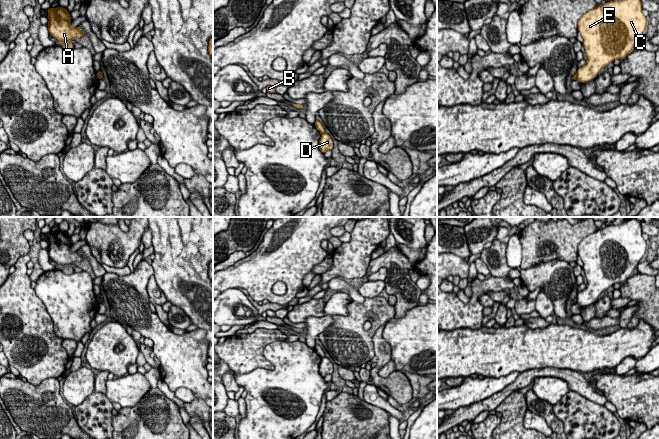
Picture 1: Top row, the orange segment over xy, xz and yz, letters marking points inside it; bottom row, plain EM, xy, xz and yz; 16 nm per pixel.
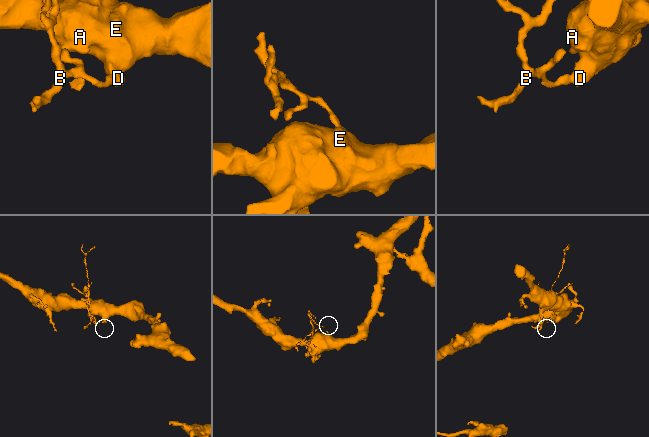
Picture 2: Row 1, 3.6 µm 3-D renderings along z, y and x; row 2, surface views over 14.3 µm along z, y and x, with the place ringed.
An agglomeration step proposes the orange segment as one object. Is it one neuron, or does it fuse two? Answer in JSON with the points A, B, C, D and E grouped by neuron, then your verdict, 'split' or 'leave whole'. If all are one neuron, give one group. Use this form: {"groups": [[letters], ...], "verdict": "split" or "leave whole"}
{"groups": [["A", "C", "D", "E"], ["B"]], "verdict": "split"}

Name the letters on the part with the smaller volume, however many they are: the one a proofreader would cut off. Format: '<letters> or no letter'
B

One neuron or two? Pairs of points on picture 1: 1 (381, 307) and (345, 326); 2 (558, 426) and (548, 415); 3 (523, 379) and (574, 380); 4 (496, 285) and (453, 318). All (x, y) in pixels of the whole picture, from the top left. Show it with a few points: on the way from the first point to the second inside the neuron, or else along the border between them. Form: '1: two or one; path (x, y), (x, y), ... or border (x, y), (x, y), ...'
1: one; path (372, 307), (366, 307), (354, 319)
2: one; path (555, 423), (551, 418)
3: one; path (536, 373), (561, 373)
4: one; path (484, 287), (465, 310)

